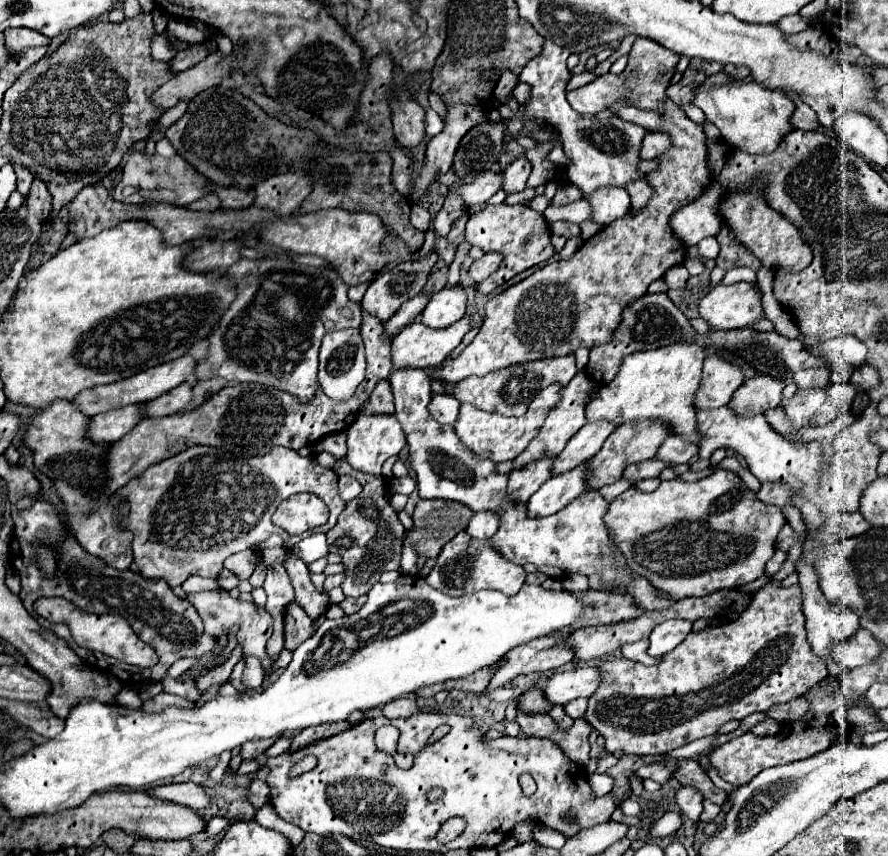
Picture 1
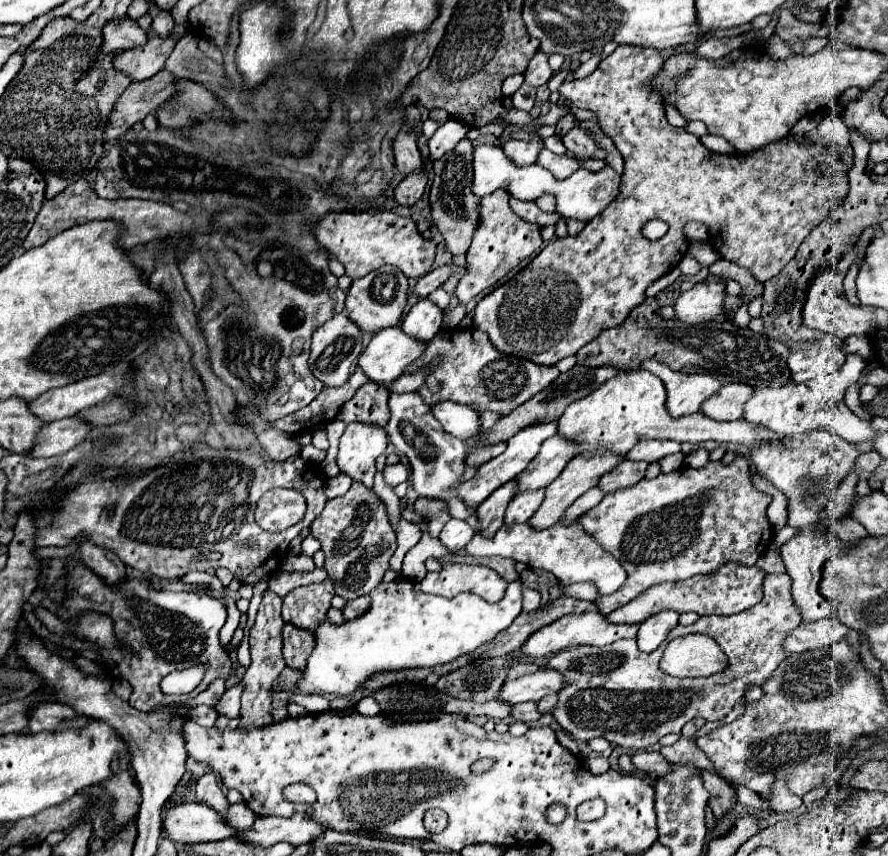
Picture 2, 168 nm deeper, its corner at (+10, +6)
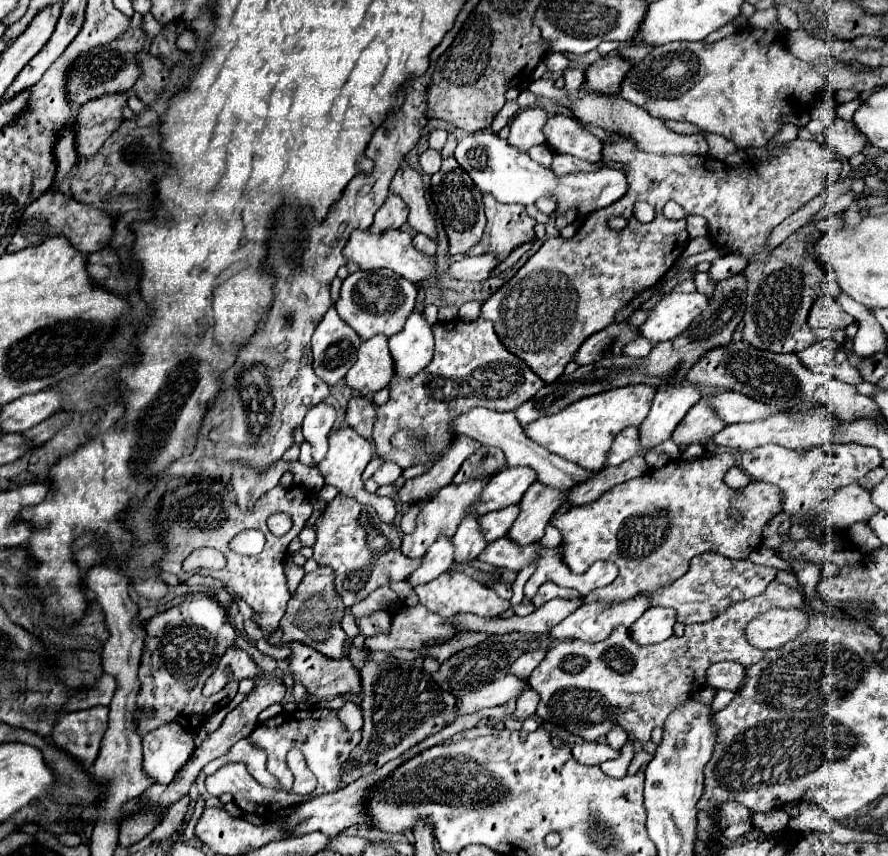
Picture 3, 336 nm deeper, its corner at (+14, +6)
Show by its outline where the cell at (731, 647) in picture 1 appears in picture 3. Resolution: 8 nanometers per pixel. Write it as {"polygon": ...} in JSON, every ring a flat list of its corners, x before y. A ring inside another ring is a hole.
{"polygon":[[774,579,762,595,752,597,744,603,730,605,722,615,718,615,712,621,686,625,686,631,682,637,672,635,668,641,662,641,656,645,642,647,642,645,634,643,628,635,628,629,624,629,624,627,616,627,616,631,610,635,610,639,600,641,600,643,584,643,584,641,558,643,546,653,544,661,528,677,530,687,534,691,538,691,538,695,540,695,540,705,536,709,536,715,542,717,544,721,550,721,550,723,586,739,586,741,596,741,598,737,608,735,608,731,612,731,616,725,620,725,632,737,632,741,646,743,646,741,650,741,650,735,656,727,664,729,664,721,672,711,676,711,698,689,702,689,706,685,708,665,726,659,726,661,736,661,736,663,742,663,744,667,750,667,752,663,758,663,760,659,764,659,764,651,760,651,758,647,752,647,744,635,744,627,748,625,748,621,756,619,756,615,760,615,764,611,770,611,772,607,802,609,802,605,804,605,804,597,800,591,796,591,784,583,778,583]]}

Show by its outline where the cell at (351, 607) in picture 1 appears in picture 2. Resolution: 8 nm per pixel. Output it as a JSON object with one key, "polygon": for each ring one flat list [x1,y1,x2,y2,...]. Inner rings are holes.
{"polygon":[[364,595,364,597,360,597,360,599,354,599,354,601,348,601,346,603,346,607,344,607,344,617,346,619,358,619,360,615,364,615,366,611,370,609,370,597,368,595]]}

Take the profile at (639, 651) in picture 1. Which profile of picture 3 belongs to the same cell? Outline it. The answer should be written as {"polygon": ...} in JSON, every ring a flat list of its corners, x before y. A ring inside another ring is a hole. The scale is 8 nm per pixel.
{"polygon":[[636,595,634,599,612,605,610,609,602,607,600,603,590,603,590,605,584,603,574,613,570,613,564,621,554,625,548,631,548,635,558,641,582,639,588,643,598,643,608,639,616,627,620,625,630,627,634,621,640,619,640,615,648,607,650,603,644,595]]}

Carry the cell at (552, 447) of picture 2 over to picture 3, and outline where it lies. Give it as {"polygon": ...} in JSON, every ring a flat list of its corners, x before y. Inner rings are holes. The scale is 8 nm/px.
{"polygon":[[506,467,490,481,492,483,488,483,478,503,472,505,470,513,484,515,520,503,524,491,536,481,536,471,532,471,532,467]]}

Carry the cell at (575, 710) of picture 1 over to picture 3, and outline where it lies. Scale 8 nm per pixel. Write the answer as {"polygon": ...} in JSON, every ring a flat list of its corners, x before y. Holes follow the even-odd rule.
{"polygon":[[526,689,524,695,520,695,520,699,516,701,516,713,514,713,514,717,518,717,518,719,532,717,536,713,538,703,540,703,540,695,536,695,534,689]]}

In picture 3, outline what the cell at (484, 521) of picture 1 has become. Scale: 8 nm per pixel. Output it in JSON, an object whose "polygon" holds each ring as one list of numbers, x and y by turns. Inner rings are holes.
{"polygon":[[440,535,434,545,426,551,422,565,408,577,410,585,416,587,420,583,428,583,436,579,440,573,444,573,450,563,454,561,454,551,452,551,452,537]]}

